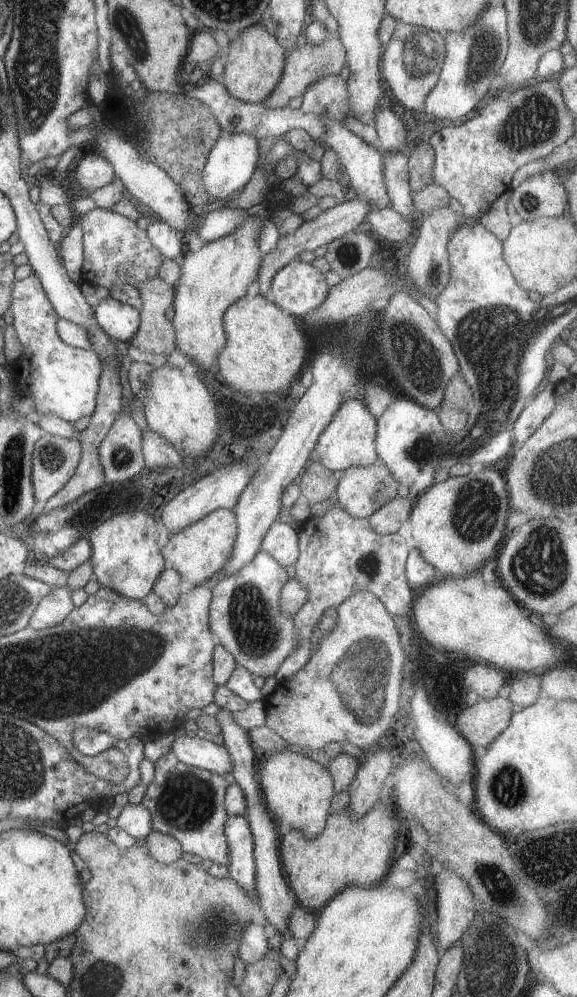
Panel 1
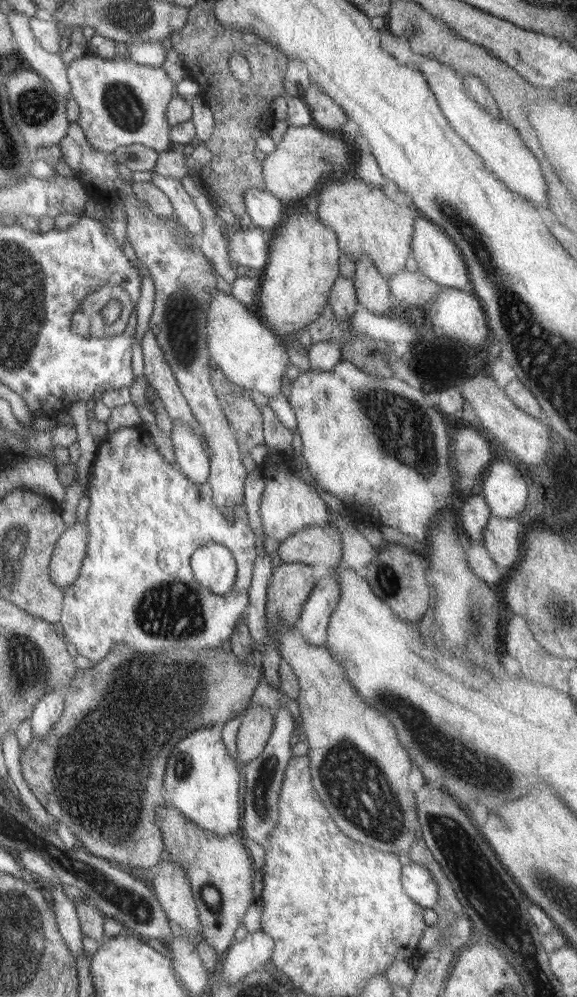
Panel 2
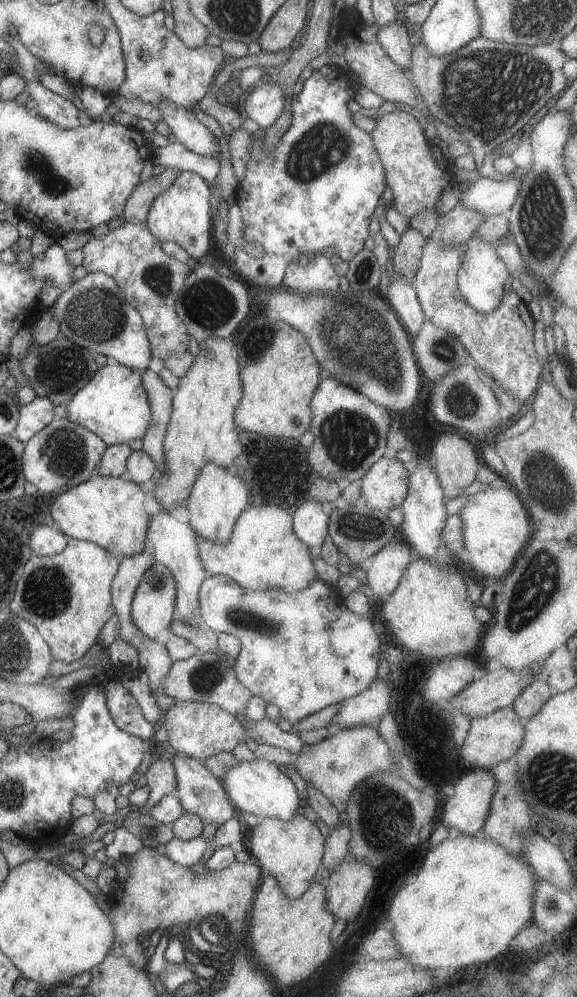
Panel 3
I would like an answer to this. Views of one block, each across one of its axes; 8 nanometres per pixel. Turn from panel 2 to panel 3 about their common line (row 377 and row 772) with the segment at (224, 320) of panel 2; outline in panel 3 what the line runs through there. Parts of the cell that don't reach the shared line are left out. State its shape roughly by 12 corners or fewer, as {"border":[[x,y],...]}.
{"border":[[255,759],[226,772],[237,813],[292,820],[303,802],[278,765]]}

